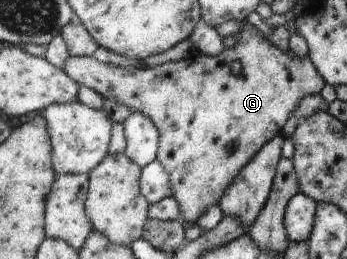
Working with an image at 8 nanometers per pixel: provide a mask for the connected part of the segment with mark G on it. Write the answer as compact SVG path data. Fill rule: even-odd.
M246 21L242 29L237 33L238 39L236 39L236 45L231 48L224 48L224 51L220 55L196 55L196 57L186 56L177 62L164 62L156 67L142 67L137 69L134 66L127 68L111 66L108 64L101 64L94 56L70 56L67 59L67 63L64 63L63 70L67 72L76 83L81 86L88 86L90 89L94 89L101 96L106 99L112 99L112 101L118 101L126 107L136 110L148 116L155 127L159 130L159 151L157 160L162 164L162 167L166 169L168 177L170 177L170 187L172 187L171 197L178 201L178 207L180 207L180 221L186 226L194 225L202 217L204 213L211 206L214 206L219 202L219 199L226 193L228 187L235 178L242 173L242 169L271 141L272 137L276 137L280 133L280 127L274 119L288 119L292 115L292 111L298 107L300 99L306 97L306 93L318 93L324 85L322 76L318 73L318 68L312 63L312 60L308 57L298 57L292 51L282 51L278 47L274 47L271 43L266 41L265 37L260 37L261 33L258 33L258 29L254 29L254 25ZM238 62L241 65L240 73L236 75L232 71L231 63Z

